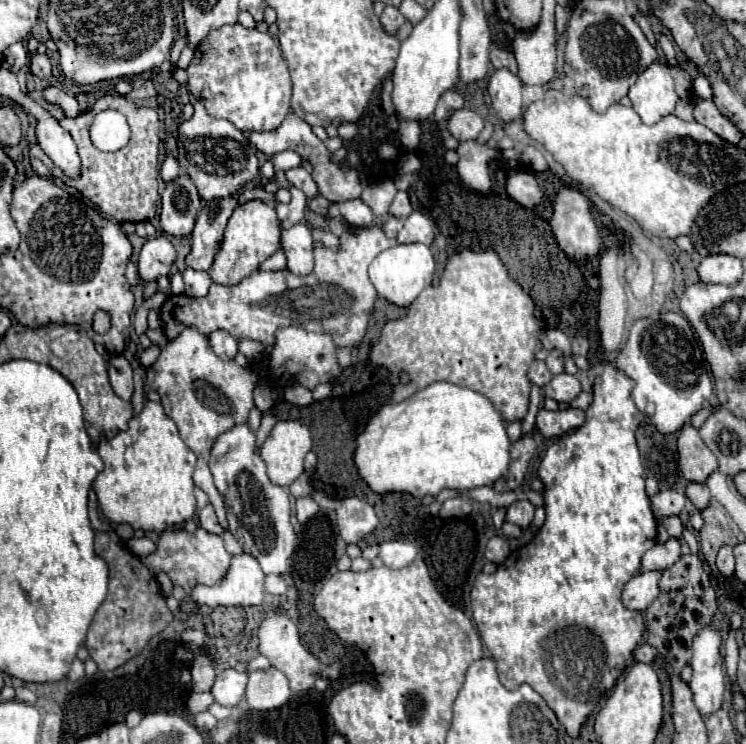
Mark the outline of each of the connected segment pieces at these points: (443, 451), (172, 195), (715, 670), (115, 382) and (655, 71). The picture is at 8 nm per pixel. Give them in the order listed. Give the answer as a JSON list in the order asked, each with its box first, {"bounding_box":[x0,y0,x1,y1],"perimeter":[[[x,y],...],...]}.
[{"bounding_box":[354,382,510,498],"perimeter":[[[434,382],[402,402],[382,406],[380,412],[370,418],[368,428],[356,438],[354,464],[358,474],[378,494],[406,492],[416,498],[422,498],[424,494],[436,496],[444,488],[472,490],[494,484],[508,472],[510,438],[506,434],[506,422],[490,398],[450,382]]]},{"bounding_box":[160,176,202,236],"perimeter":[[[180,176],[166,184],[162,192],[160,228],[170,236],[190,236],[194,230],[196,214],[202,208],[202,200],[194,182],[188,176]]]},{"bounding_box":[690,626,724,716],"perimeter":[[[704,626],[694,638],[694,658],[690,662],[694,674],[690,690],[694,704],[702,716],[710,716],[724,702],[724,660],[720,656],[720,634],[712,626]]]},{"bounding_box":[110,354,134,400],"perimeter":[[[118,354],[114,356],[110,362],[110,384],[114,388],[114,392],[122,398],[122,400],[130,400],[134,394],[134,382],[132,382],[132,366],[130,362]]]},{"bounding_box":[628,62,678,124],"perimeter":[[[654,62],[638,76],[638,80],[630,86],[628,96],[644,124],[656,124],[662,116],[672,114],[678,102],[670,70],[660,62]]]}]

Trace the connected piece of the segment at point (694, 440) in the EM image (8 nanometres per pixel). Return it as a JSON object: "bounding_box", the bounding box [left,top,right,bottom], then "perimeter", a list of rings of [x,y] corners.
{"bounding_box":[678,424,718,482],"perimeter":[[[690,424],[680,430],[678,456],[680,470],[688,482],[704,482],[714,470],[718,470],[718,462],[714,464],[714,454],[706,448],[698,430]]]}

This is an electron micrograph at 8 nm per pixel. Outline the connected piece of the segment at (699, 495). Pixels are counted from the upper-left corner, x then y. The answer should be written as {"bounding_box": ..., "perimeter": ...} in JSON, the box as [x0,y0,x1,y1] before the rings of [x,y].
{"bounding_box":[686,484,710,510],"perimeter":[[[688,484],[686,496],[700,510],[704,510],[710,504],[710,490],[706,488],[706,484]]]}

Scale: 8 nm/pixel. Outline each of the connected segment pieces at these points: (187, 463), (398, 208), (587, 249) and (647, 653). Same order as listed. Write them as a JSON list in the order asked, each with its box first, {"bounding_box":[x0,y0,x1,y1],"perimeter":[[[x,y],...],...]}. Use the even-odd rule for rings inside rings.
[{"bounding_box":[92,402,196,532],"perimeter":[[[146,402],[144,410],[130,420],[130,428],[118,432],[112,440],[104,435],[97,446],[104,470],[94,478],[92,488],[104,516],[116,524],[130,524],[150,532],[184,524],[194,518],[196,498],[192,472],[194,452],[182,442],[174,420],[170,420],[158,402]]]},{"bounding_box":[390,190,412,220],"perimeter":[[[398,190],[398,194],[394,196],[394,202],[390,206],[390,214],[396,216],[396,218],[400,218],[400,220],[406,220],[410,216],[410,212],[412,212],[412,206],[410,206],[408,194],[402,192],[402,190]]]},{"bounding_box":[550,186,604,258],"perimeter":[[[564,186],[554,202],[554,214],[550,220],[552,232],[560,244],[560,248],[566,252],[566,256],[570,258],[584,258],[584,256],[598,256],[604,250],[604,230],[600,226],[600,222],[596,220],[594,212],[592,212],[592,204],[590,200],[578,192],[572,186]]]},{"bounding_box":[634,642,658,664],"perimeter":[[[646,642],[640,644],[640,646],[636,648],[636,652],[634,652],[636,662],[644,662],[644,664],[652,664],[656,656],[658,656],[658,650],[654,650],[654,646],[650,646],[650,644],[646,644]]]}]

